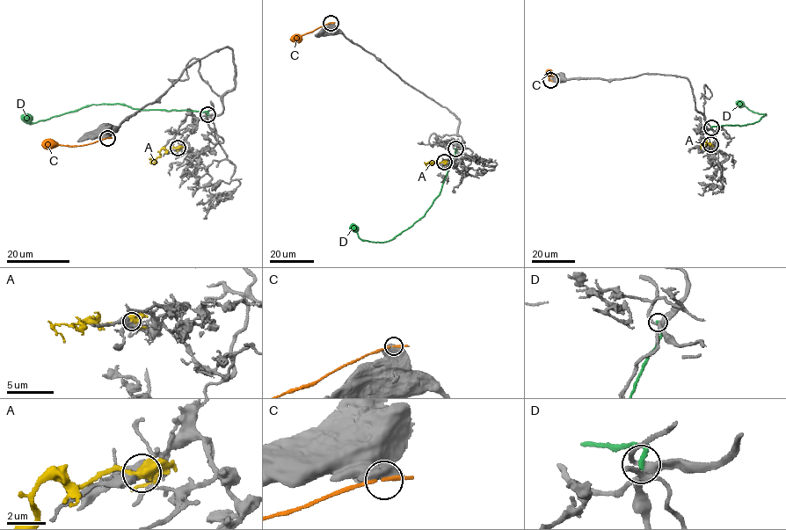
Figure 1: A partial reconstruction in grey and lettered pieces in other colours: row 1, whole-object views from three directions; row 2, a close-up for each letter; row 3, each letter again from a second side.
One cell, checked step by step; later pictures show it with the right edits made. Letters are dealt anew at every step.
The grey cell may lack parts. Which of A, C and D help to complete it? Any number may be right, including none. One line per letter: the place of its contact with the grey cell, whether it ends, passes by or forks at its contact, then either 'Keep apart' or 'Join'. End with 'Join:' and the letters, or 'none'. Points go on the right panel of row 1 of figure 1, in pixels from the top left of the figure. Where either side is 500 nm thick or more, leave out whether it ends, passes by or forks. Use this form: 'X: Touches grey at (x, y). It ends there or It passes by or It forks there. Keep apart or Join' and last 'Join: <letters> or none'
A: Touches grey at (710, 144). It forks there. Keep apart
C: Touches grey at (550, 80). Keep apart
D: Touches grey at (711, 127). It ends there. Keep apart
Join: none

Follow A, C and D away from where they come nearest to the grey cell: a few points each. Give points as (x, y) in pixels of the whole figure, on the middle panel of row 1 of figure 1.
A: (444, 163), (426, 163), (428, 167)
C: (331, 23), (290, 39)
D: (454, 148), (440, 192), (425, 214), (410, 227), (392, 239), (378, 243), (363, 241), (351, 223)

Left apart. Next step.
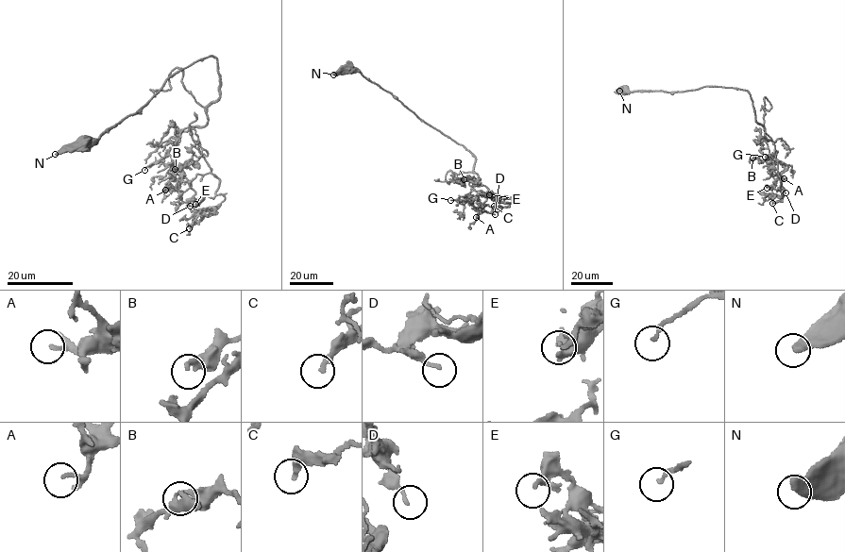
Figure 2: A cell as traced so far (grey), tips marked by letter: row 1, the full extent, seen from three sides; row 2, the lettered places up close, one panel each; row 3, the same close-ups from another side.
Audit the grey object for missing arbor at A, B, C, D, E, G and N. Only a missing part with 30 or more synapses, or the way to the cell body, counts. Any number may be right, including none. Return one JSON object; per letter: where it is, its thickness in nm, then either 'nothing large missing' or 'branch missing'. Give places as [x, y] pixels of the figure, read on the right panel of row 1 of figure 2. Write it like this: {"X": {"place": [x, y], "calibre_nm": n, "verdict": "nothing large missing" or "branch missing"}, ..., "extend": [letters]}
{"A": {"place": [784, 178], "calibre_nm": 110, "verdict": "nothing large missing"}, "B": {"place": [752, 158], "calibre_nm": 220, "verdict": "nothing large missing"}, "C": {"place": [772, 203], "calibre_nm": 240, "verdict": "nothing large missing"}, "D": {"place": [785, 192], "calibre_nm": 160, "verdict": "nothing large missing"}, "E": {"place": [767, 188], "calibre_nm": 200, "verdict": "nothing large missing"}, "G": {"place": [765, 157], "calibre_nm": 160, "verdict": "nothing large missing"}, "N": {"place": [619, 91], "calibre_nm": 480, "verdict": "nothing large missing"}, "extend": []}

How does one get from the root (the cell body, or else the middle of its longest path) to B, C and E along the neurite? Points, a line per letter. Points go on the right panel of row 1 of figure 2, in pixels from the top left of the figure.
B: (623, 89), (746, 91), (754, 120), (774, 145), (776, 158), (752, 158)
C: (623, 89), (673, 93), (707, 86), (746, 91), (752, 101), (754, 120), (774, 145), (783, 197), (772, 203)
E: (623, 89), (673, 93), (707, 86), (746, 91), (752, 101), (754, 120), (774, 145), (780, 185), (767, 188)

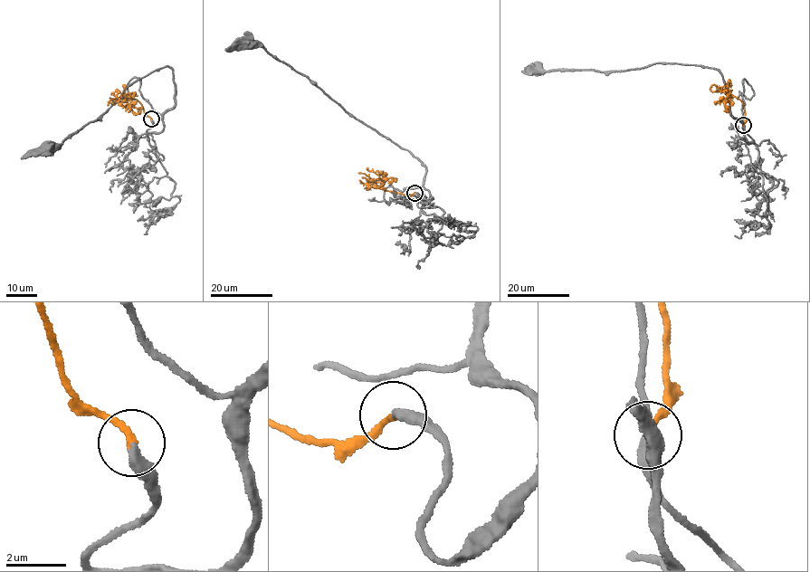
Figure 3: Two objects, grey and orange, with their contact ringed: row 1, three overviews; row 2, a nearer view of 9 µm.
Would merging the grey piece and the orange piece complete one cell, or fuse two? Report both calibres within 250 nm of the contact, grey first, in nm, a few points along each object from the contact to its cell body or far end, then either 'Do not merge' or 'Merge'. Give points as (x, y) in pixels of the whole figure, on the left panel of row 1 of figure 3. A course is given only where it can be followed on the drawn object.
Thickness 320 nm (grey) against 240 nm. Course of grey: (151, 119), (147, 131), (157, 133), (163, 115), (175, 104), (166, 66), (127, 85), (98, 119), (48, 147). Course of orange: (151, 119), (137, 100), (127, 100), (130, 97), (119, 97), (114, 104), (109, 101). Merge

